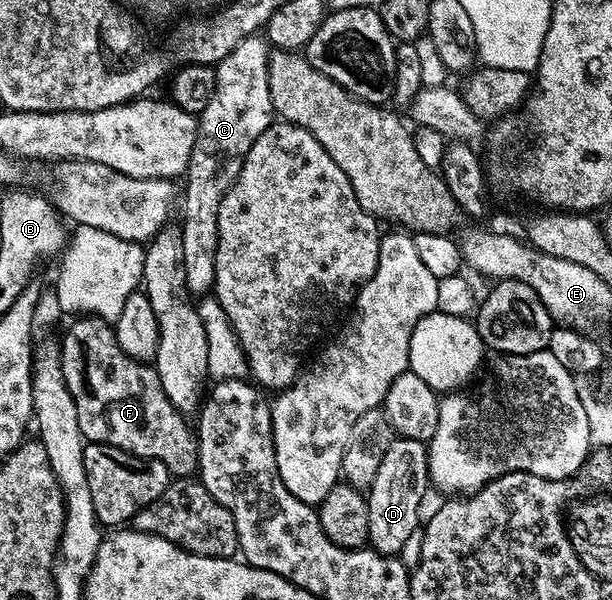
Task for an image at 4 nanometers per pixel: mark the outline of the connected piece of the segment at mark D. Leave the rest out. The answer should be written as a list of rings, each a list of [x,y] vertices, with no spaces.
[[[400,436],[393,438],[382,457],[373,482],[366,491],[369,522],[367,533],[371,550],[393,557],[400,553],[409,534],[421,524],[418,506],[429,487],[428,451],[425,442]]]

